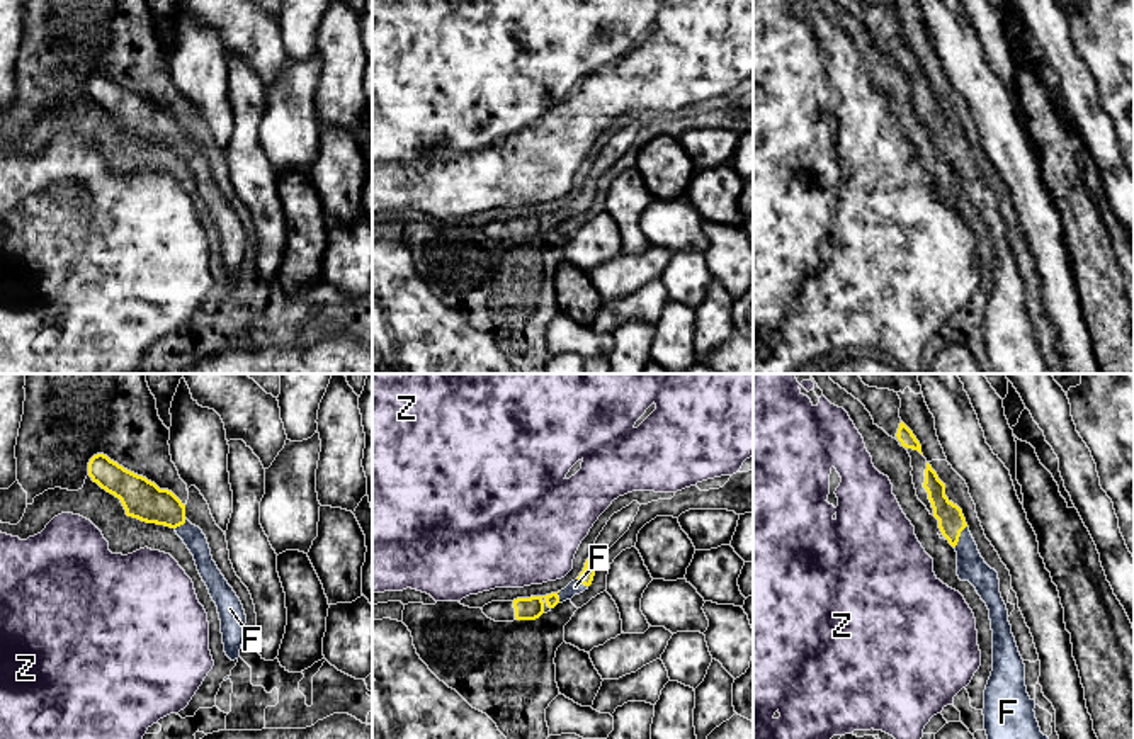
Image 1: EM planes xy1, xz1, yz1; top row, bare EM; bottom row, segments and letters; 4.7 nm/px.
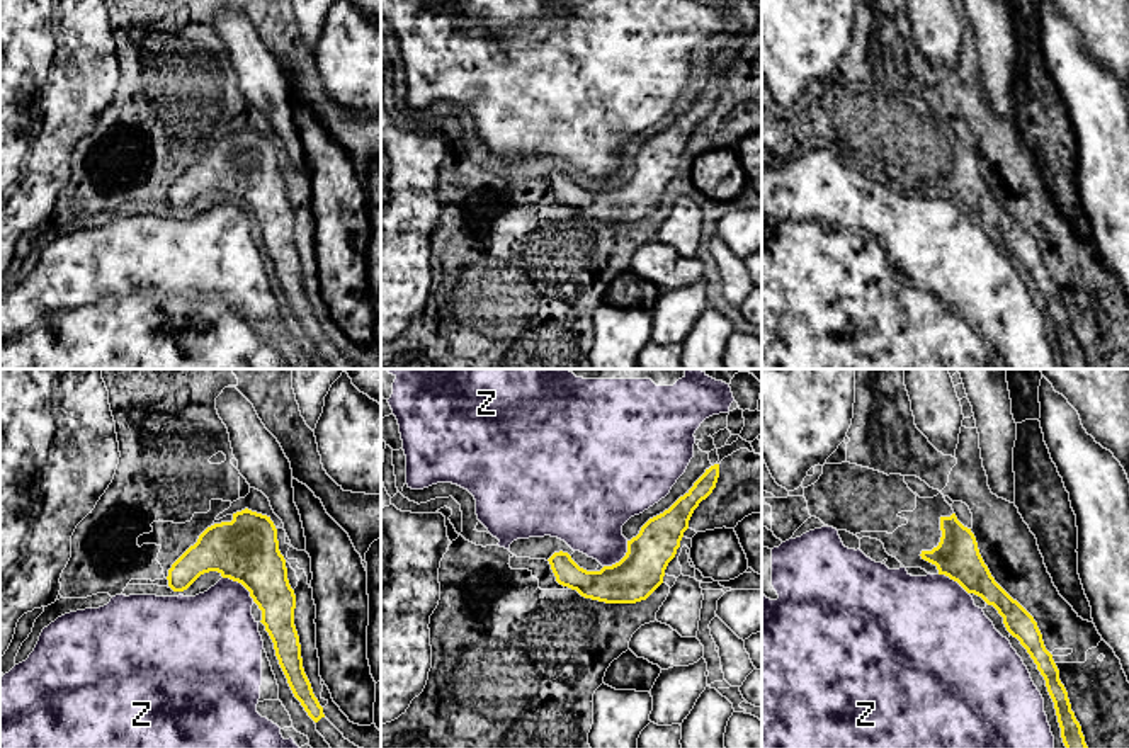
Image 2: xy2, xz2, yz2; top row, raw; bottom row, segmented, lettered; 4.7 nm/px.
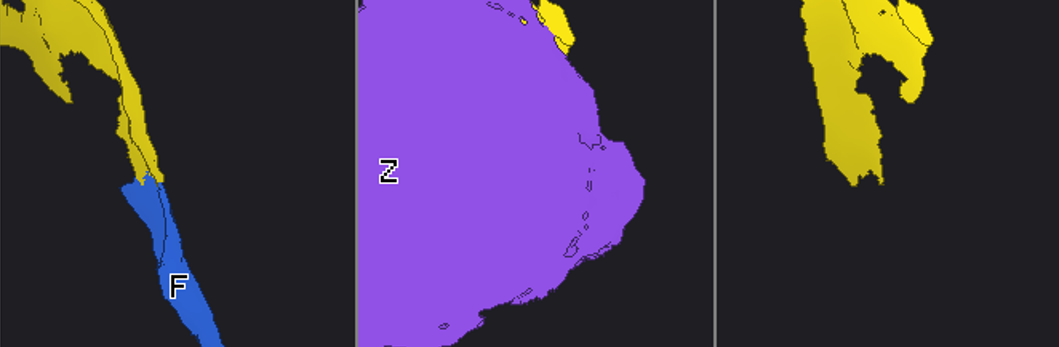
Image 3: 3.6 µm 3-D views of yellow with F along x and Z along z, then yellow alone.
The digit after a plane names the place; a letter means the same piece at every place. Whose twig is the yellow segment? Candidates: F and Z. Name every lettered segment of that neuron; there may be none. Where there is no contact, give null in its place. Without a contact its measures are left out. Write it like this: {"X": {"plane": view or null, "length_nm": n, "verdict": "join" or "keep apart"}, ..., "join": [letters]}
{"F": {"plane": "yz1", "length_nm": 130, "verdict": "join"}, "Z": {"plane": "xy2", "length_nm": 190, "verdict": "keep apart"}, "join": ["F"]}

